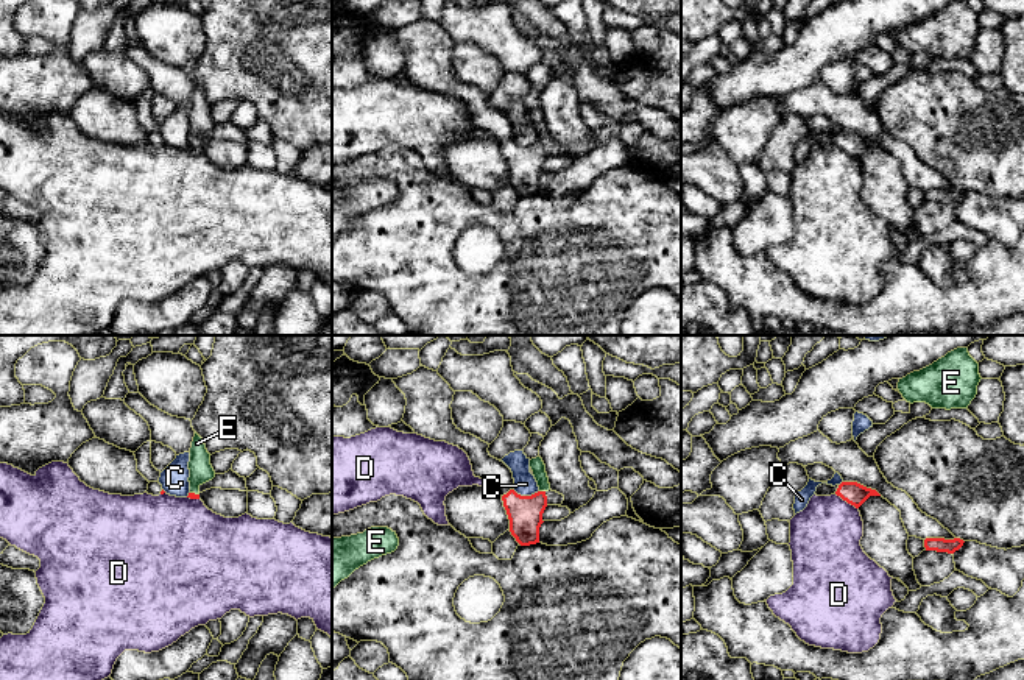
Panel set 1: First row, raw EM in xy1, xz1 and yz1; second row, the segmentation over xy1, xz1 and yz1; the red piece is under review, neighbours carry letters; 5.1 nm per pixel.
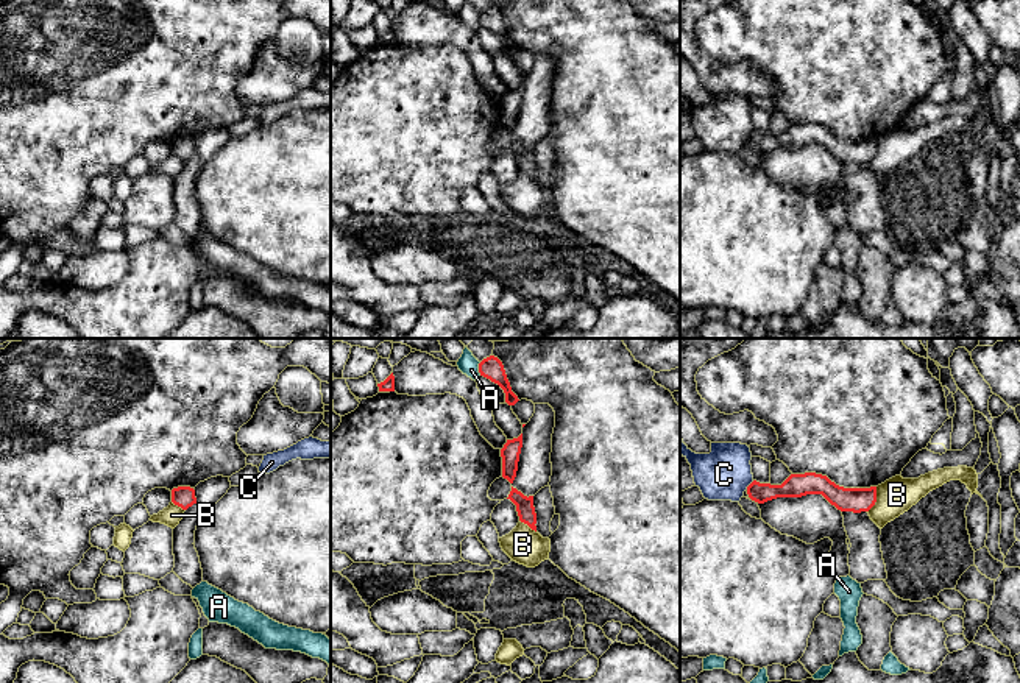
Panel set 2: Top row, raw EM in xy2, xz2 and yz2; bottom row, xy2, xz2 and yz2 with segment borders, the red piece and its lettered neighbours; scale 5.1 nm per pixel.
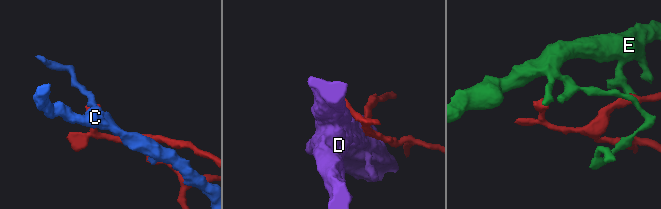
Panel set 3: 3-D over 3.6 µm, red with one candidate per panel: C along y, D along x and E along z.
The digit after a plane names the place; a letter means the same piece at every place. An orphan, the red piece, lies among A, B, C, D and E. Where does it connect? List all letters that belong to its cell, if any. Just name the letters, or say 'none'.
none

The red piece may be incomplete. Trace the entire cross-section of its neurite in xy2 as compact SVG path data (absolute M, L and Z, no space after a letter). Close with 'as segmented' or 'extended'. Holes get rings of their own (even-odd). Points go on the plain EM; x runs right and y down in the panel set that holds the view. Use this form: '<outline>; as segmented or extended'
M178 137L172 140L172 153L182 161L197 154L195 140L190 137Z; as segmented

